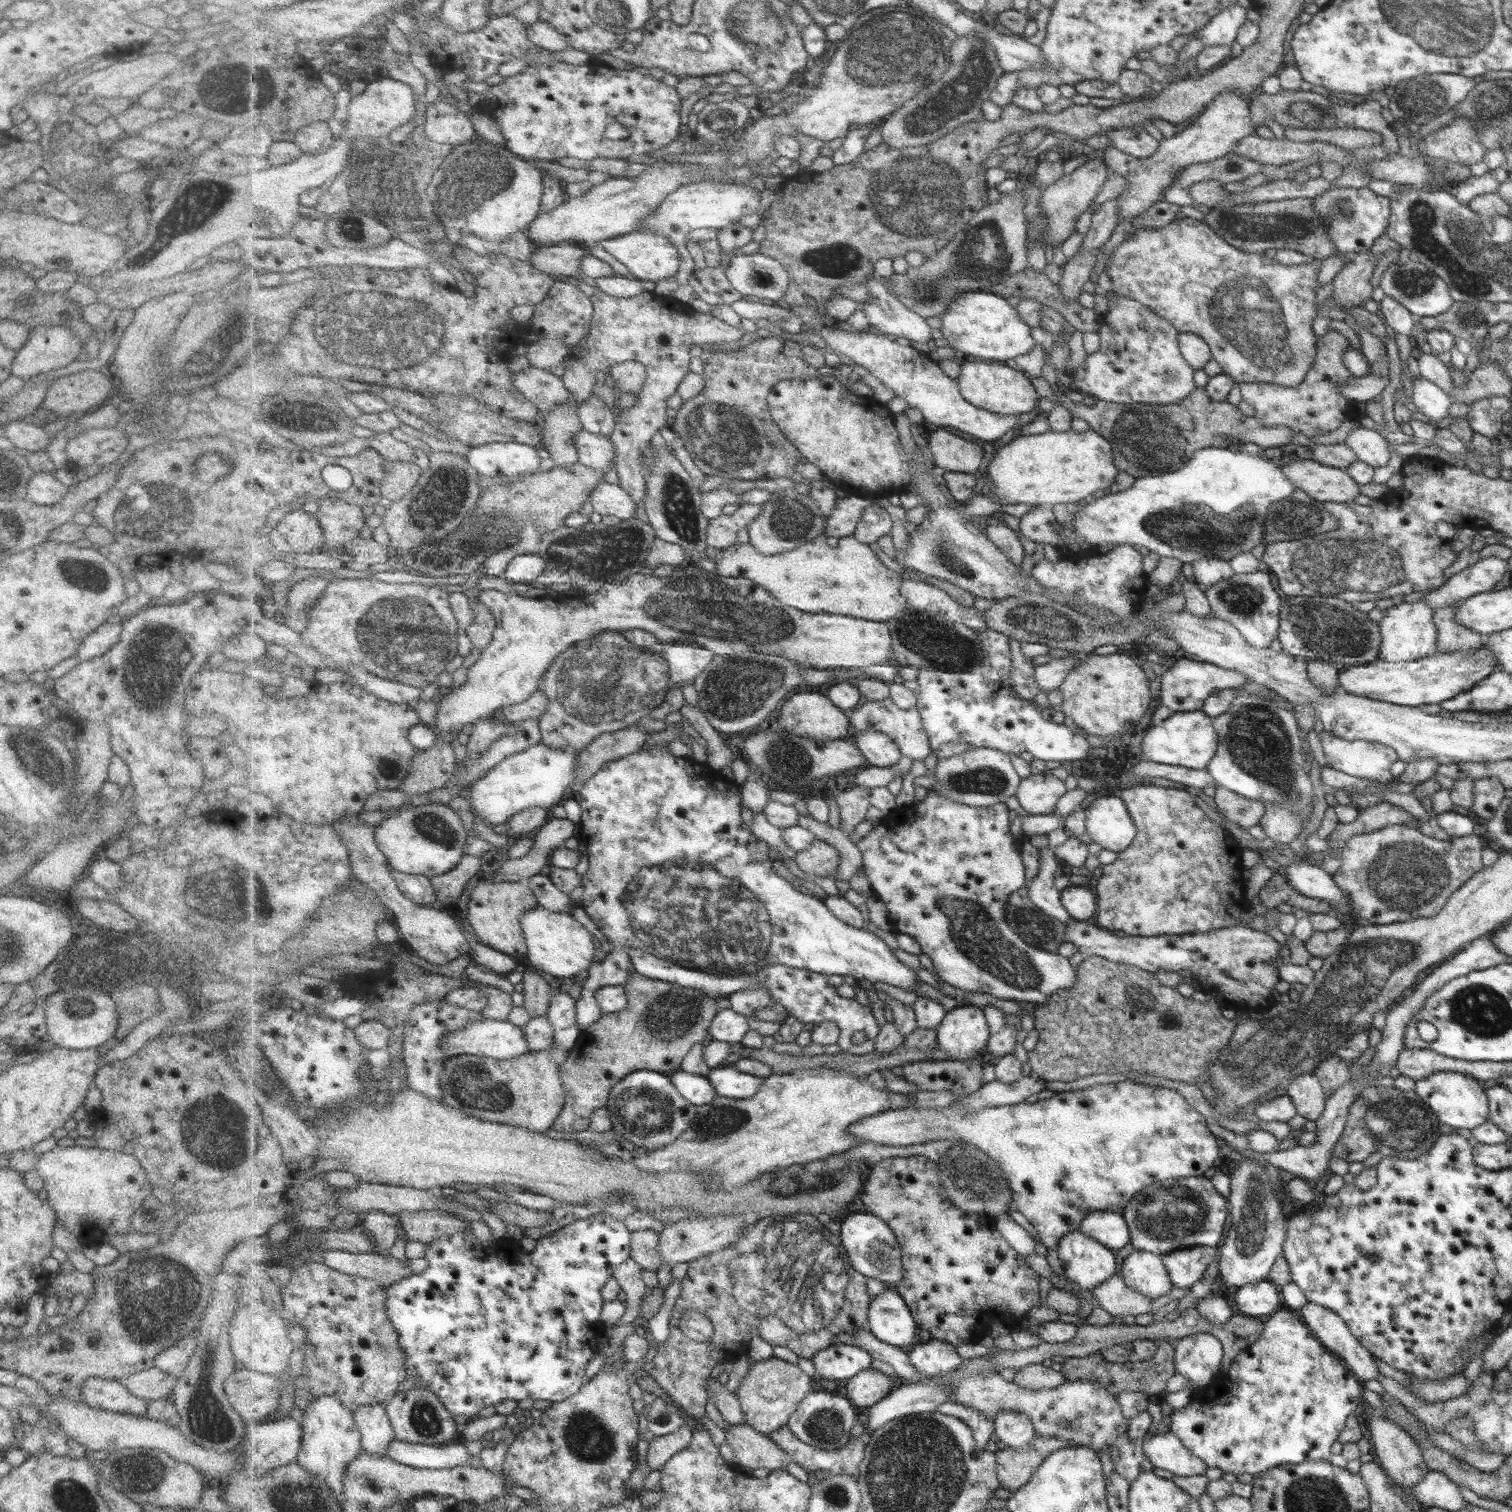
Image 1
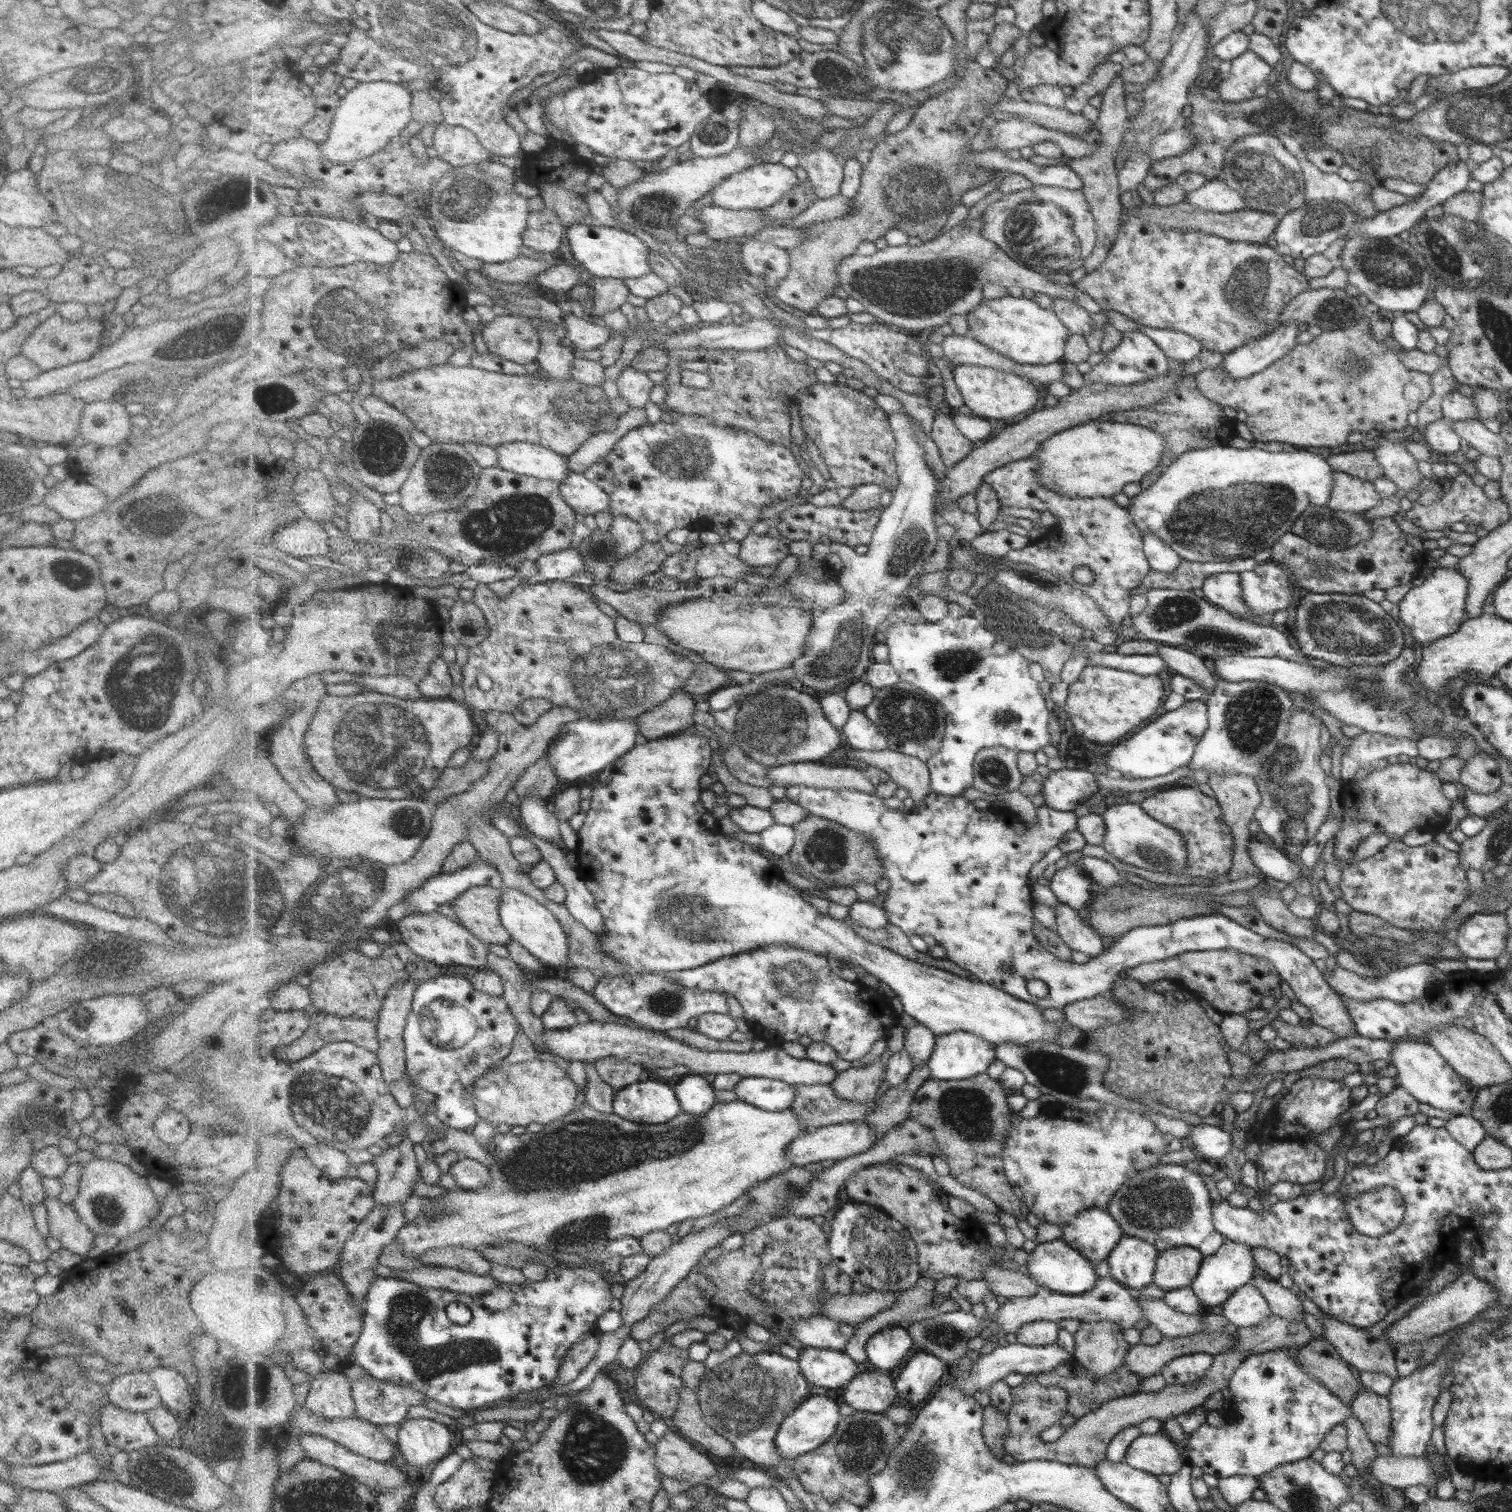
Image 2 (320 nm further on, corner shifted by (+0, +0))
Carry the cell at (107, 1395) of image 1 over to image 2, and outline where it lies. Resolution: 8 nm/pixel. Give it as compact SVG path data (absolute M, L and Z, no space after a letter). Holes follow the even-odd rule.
M107 1404L101 1410L99 1425L112 1450L130 1453L158 1442L159 1434L149 1421L147 1413L122 1410Z

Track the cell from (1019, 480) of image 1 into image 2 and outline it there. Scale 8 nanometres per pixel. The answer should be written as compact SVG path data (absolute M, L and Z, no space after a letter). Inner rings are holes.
M1112 420L1088 421L1080 426L1063 430L1044 443L1043 449L1038 454L1038 460L1043 464L1041 479L1059 495L1080 498L1112 497L1122 493L1124 486L1140 483L1146 474L1150 474L1160 464L1165 446L1163 435L1145 426Z

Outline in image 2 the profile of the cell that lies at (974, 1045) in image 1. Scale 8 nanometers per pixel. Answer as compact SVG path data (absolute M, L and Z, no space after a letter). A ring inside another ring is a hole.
M959 1030L952 1034L937 1037L936 1052L929 1065L933 1070L933 1078L938 1080L963 1081L986 1074L997 1061L998 1047L978 1034Z

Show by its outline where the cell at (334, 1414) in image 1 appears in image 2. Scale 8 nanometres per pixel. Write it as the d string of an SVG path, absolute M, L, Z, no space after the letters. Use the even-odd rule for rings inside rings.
M342 1370L326 1372L313 1382L306 1404L315 1415L327 1419L350 1418L357 1414L353 1381Z

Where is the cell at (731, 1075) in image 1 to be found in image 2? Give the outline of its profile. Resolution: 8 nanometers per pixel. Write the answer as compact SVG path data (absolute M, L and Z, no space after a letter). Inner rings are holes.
M762 1076L744 1077L736 1092L740 1100L772 1112L790 1110L798 1096L797 1086Z

